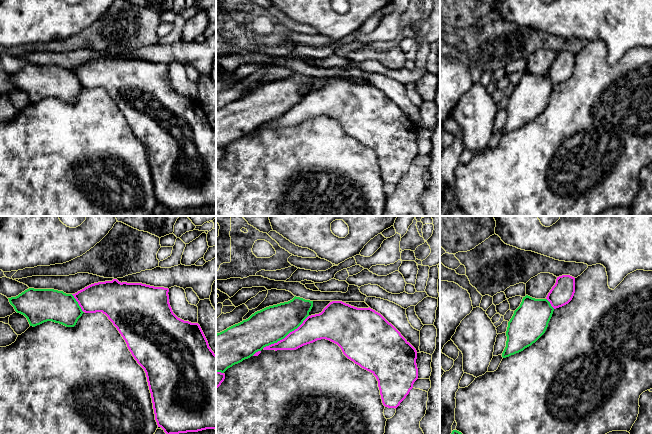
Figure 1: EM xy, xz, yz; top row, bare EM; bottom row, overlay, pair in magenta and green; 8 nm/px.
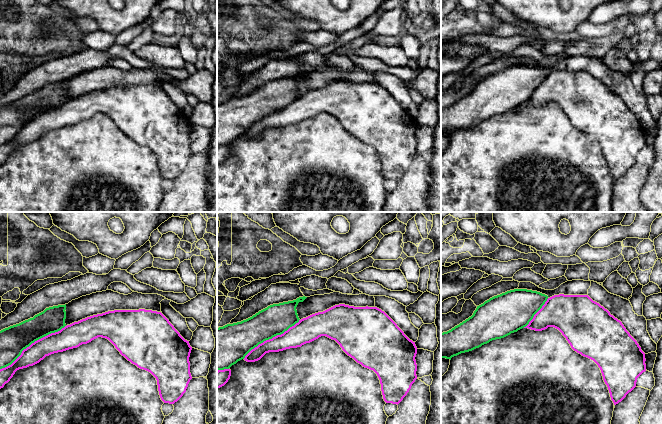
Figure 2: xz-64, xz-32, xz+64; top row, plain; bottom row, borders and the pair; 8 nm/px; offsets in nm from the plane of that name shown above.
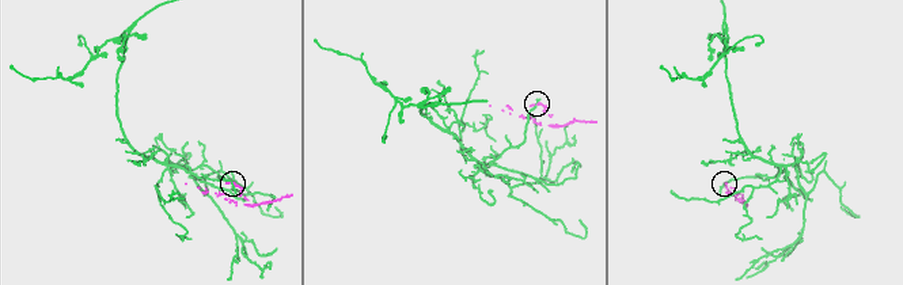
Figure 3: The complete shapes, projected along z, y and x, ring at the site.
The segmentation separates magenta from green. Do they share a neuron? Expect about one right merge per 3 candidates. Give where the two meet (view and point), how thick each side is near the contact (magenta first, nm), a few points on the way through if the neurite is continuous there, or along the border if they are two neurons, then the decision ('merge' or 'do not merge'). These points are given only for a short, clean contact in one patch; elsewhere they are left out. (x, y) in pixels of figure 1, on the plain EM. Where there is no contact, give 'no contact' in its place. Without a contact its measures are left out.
meets magenta in xz at (286, 112); 200 nm thick on the magenta side, 280 nm on the other; do not merge

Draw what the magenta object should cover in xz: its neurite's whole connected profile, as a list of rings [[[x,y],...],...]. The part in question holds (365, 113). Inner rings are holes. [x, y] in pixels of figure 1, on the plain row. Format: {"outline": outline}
{"outline": [[[342,77],[330,78],[321,89],[308,92],[284,115],[263,125],[296,126],[321,115],[337,120],[348,135],[376,153],[385,183],[396,185],[418,155],[417,127],[401,109],[370,83],[357,84]]]}

